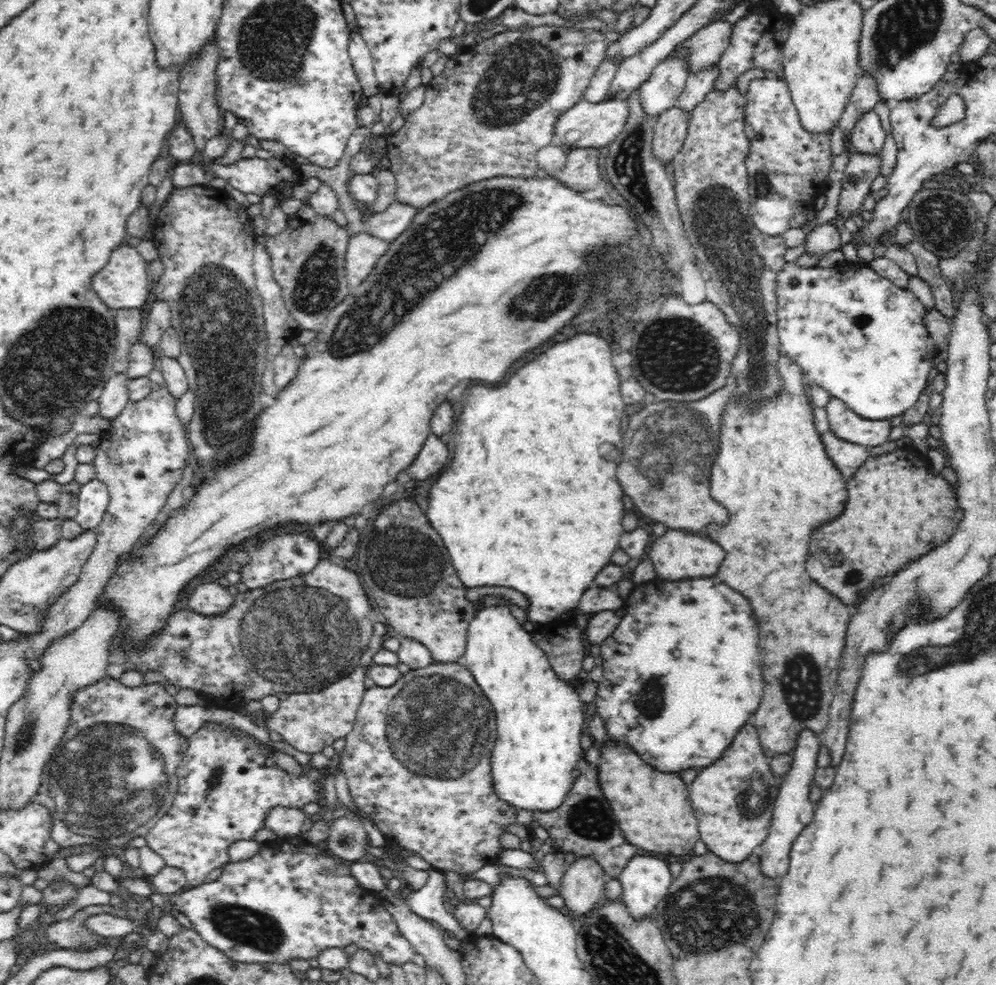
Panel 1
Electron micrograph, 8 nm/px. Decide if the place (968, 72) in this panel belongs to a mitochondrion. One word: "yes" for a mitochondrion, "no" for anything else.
no

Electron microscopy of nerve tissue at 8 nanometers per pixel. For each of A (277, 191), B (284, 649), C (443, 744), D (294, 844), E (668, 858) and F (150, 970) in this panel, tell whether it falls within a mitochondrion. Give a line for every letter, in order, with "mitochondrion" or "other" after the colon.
A: other
B: mitochondrion
C: mitochondrion
D: other
E: other
F: other

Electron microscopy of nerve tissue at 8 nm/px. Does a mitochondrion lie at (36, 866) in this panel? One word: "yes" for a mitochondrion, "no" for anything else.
no

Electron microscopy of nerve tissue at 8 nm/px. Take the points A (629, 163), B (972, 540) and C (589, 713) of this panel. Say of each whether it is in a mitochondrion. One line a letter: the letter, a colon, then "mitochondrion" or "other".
A: mitochondrion
B: other
C: other

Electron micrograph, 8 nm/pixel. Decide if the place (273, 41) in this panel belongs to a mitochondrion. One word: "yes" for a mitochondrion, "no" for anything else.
yes

